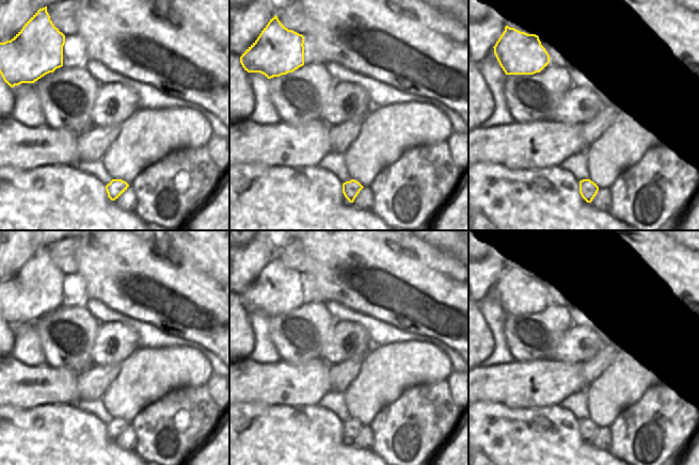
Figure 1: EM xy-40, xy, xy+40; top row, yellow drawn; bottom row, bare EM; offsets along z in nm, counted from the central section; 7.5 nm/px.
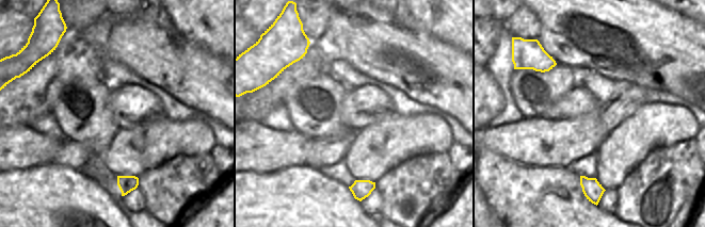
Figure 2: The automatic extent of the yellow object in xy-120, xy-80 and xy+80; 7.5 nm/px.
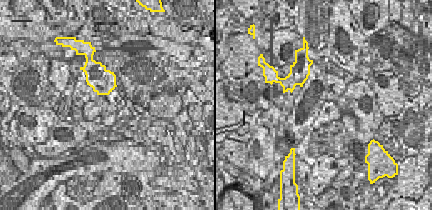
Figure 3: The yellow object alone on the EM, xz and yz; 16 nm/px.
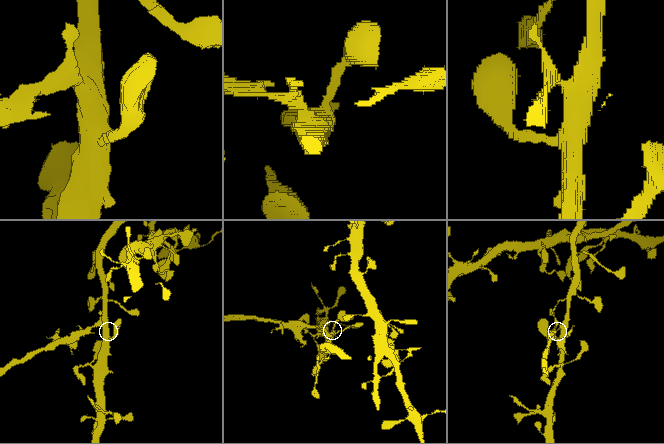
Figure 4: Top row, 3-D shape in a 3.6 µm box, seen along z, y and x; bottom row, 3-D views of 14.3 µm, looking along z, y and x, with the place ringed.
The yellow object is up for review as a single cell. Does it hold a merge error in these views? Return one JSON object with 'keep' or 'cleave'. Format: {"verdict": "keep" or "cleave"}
{"verdict": "cleave"}

